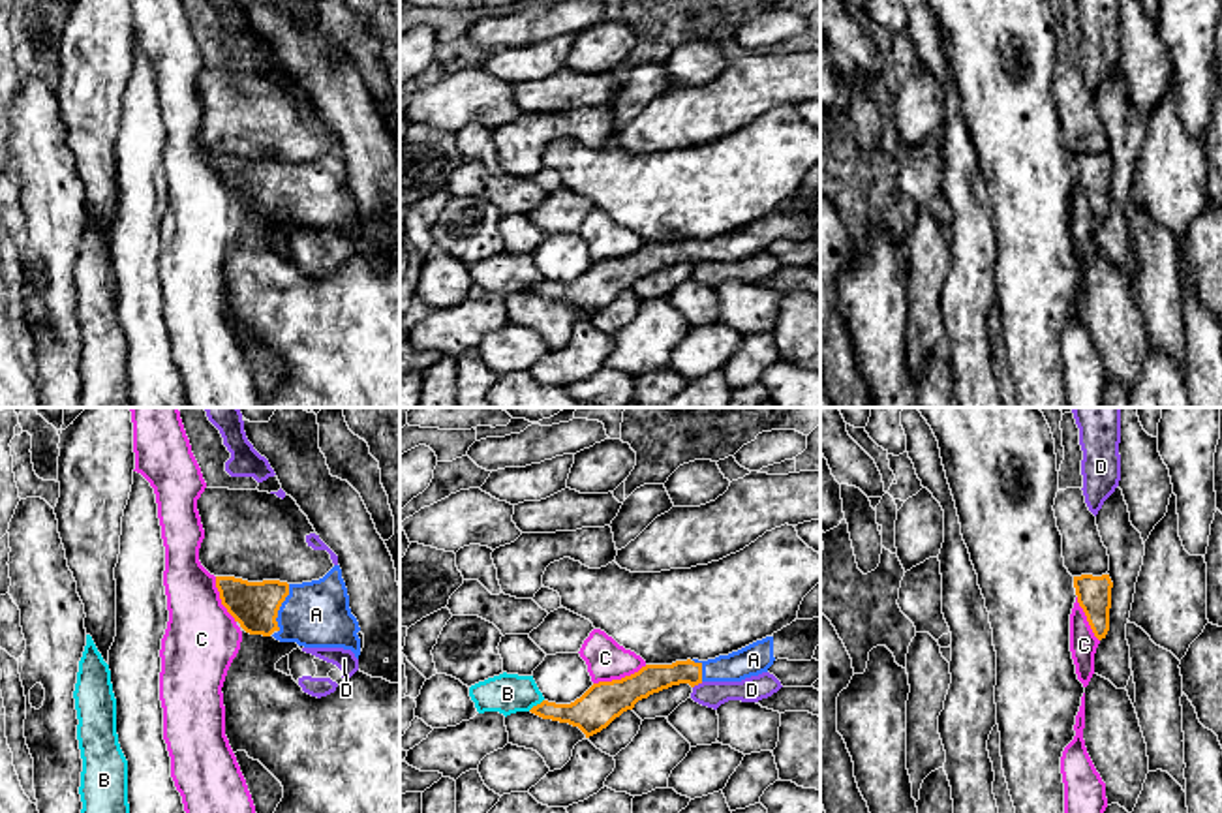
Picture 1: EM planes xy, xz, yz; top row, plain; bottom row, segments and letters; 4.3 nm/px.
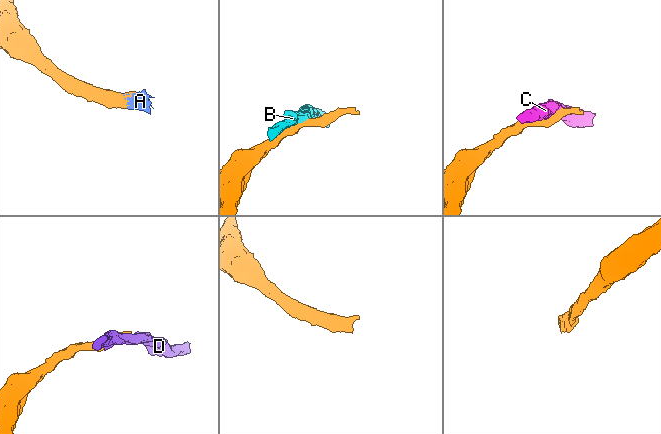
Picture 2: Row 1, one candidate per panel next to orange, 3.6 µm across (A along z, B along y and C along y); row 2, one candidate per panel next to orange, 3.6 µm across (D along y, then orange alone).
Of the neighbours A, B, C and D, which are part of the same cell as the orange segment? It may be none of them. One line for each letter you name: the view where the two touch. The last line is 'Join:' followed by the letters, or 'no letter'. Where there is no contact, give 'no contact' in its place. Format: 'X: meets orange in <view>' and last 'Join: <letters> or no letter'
A: meets orange in xy
Join: A

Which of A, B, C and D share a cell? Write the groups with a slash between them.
A / B / C / D

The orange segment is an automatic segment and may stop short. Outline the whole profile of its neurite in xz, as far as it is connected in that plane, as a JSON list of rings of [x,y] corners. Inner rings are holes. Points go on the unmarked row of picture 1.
[[[820,195],[813,199],[796,199],[771,216],[756,220],[728,235],[708,240],[687,238],[672,244],[646,244],[621,259],[593,263],[571,284],[542,280],[529,291],[542,299],[578,306],[586,317],[589,317],[653,272],[680,263],[695,267],[702,261],[741,261],[768,252],[777,238],[811,240],[818,223]]]

